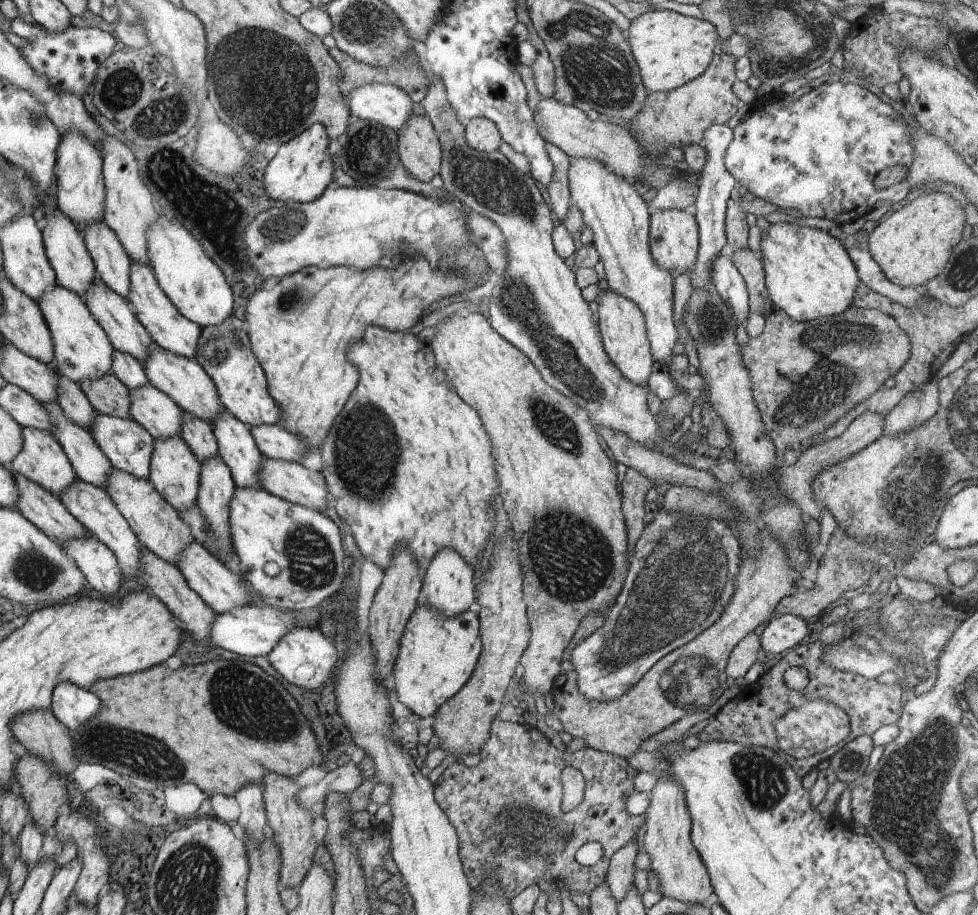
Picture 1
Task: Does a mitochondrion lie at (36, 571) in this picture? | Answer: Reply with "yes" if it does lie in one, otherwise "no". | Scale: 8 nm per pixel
yes

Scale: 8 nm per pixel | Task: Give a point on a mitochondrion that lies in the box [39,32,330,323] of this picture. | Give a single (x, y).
(280, 229)

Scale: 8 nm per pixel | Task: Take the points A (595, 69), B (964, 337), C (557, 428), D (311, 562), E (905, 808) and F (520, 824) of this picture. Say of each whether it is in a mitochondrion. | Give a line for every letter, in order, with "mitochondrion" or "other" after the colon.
A: mitochondrion
B: other
C: mitochondrion
D: mitochondrion
E: mitochondrion
F: mitochondrion

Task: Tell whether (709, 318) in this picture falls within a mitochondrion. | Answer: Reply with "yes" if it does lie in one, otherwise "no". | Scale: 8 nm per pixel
yes

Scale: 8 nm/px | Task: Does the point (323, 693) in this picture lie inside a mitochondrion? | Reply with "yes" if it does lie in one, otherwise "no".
no

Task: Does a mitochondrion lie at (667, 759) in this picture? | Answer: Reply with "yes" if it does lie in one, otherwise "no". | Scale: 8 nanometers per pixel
no

